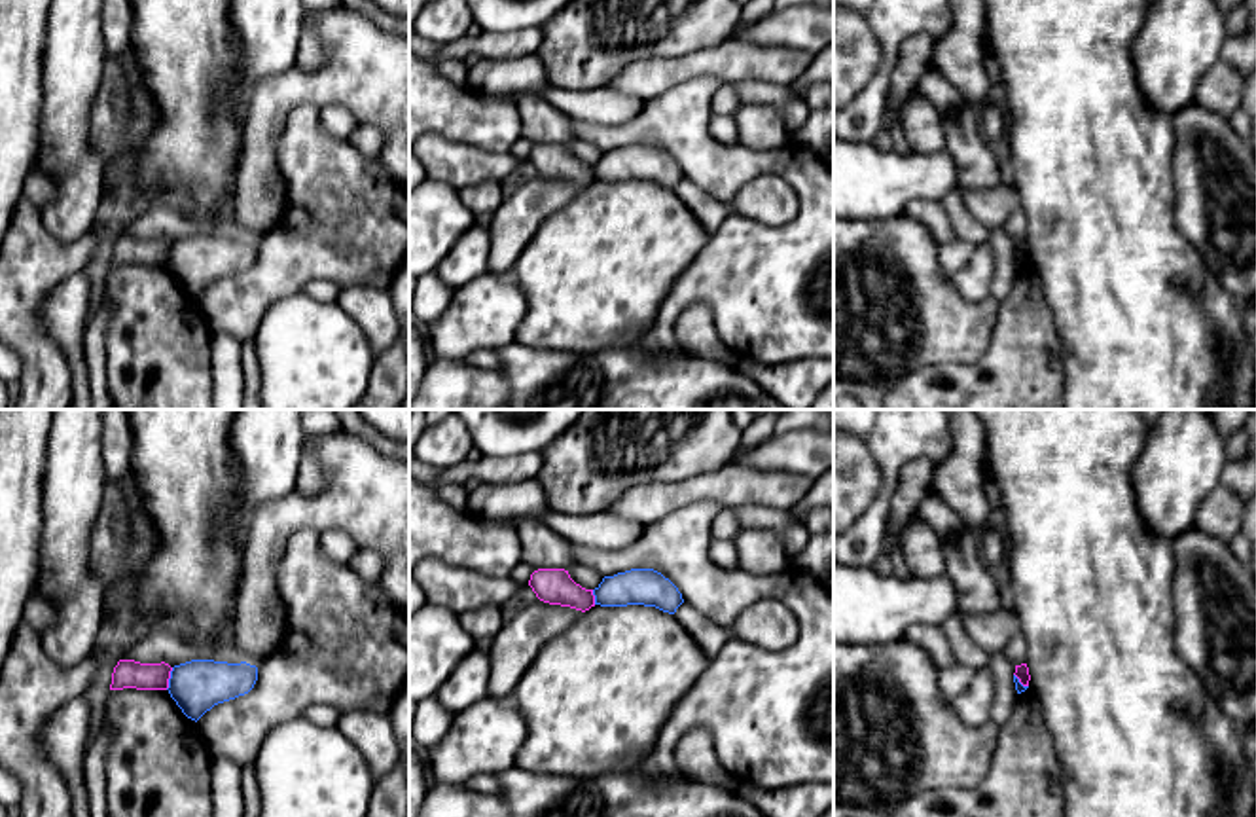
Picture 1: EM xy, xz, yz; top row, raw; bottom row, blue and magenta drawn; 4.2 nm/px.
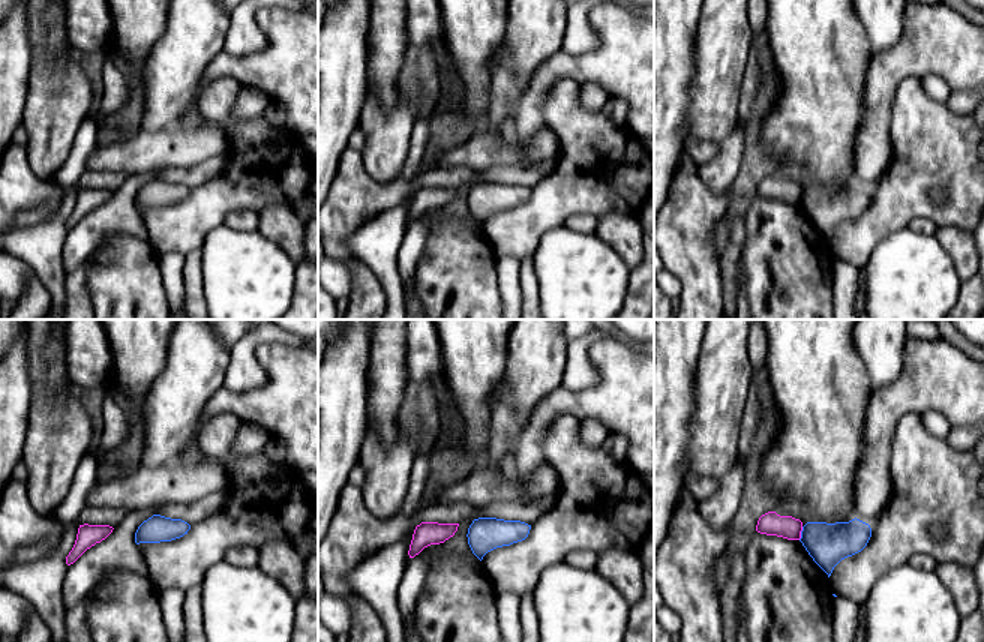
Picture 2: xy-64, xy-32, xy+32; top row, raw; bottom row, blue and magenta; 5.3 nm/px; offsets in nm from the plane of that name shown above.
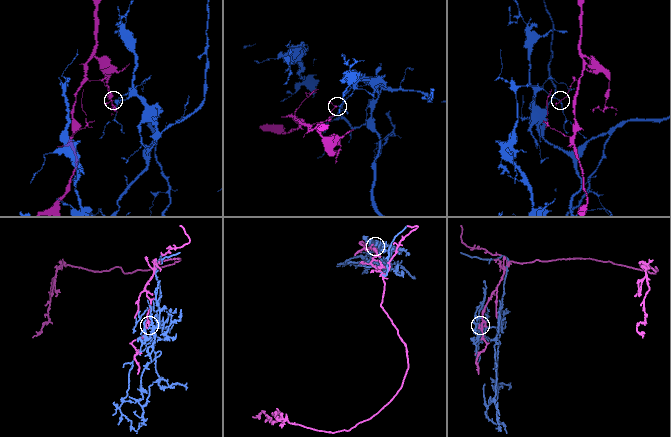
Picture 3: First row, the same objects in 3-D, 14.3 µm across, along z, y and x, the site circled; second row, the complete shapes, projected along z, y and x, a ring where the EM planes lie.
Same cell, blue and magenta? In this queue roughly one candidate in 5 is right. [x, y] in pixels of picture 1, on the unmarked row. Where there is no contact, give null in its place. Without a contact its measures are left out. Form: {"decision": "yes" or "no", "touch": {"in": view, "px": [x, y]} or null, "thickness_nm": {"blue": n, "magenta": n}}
{"decision": "no", "touch": {"in": "xy", "px": [169, 254]}, "thickness_nm": {"blue": 220, "magenta": 120}}

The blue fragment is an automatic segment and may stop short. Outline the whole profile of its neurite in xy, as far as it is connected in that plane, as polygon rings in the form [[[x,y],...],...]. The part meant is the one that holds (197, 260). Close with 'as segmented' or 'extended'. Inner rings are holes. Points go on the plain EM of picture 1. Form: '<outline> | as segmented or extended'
[[[191,235],[172,243],[167,265],[182,288],[197,298],[214,281],[248,269],[256,256],[258,243],[246,237]]] | as segmented

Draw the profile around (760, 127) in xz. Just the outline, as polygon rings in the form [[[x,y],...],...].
[[[743,104],[733,114],[733,119],[739,131],[739,146],[775,152],[794,144],[794,136],[782,123],[777,108]]]

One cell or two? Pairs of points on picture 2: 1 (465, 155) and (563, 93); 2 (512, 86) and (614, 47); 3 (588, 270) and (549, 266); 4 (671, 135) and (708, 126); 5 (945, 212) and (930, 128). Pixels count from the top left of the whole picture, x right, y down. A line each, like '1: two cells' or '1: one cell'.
1: two cells
2: two cells
3: one cell
4: one cell
5: one cell

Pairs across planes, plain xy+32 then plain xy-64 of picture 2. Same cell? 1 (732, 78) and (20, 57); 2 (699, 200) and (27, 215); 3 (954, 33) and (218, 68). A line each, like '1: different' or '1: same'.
1: same
2: different
3: same

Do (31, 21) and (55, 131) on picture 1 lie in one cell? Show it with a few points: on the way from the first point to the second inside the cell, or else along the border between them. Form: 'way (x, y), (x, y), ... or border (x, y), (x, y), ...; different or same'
way (48, 48), (48, 97), (53, 105); same

